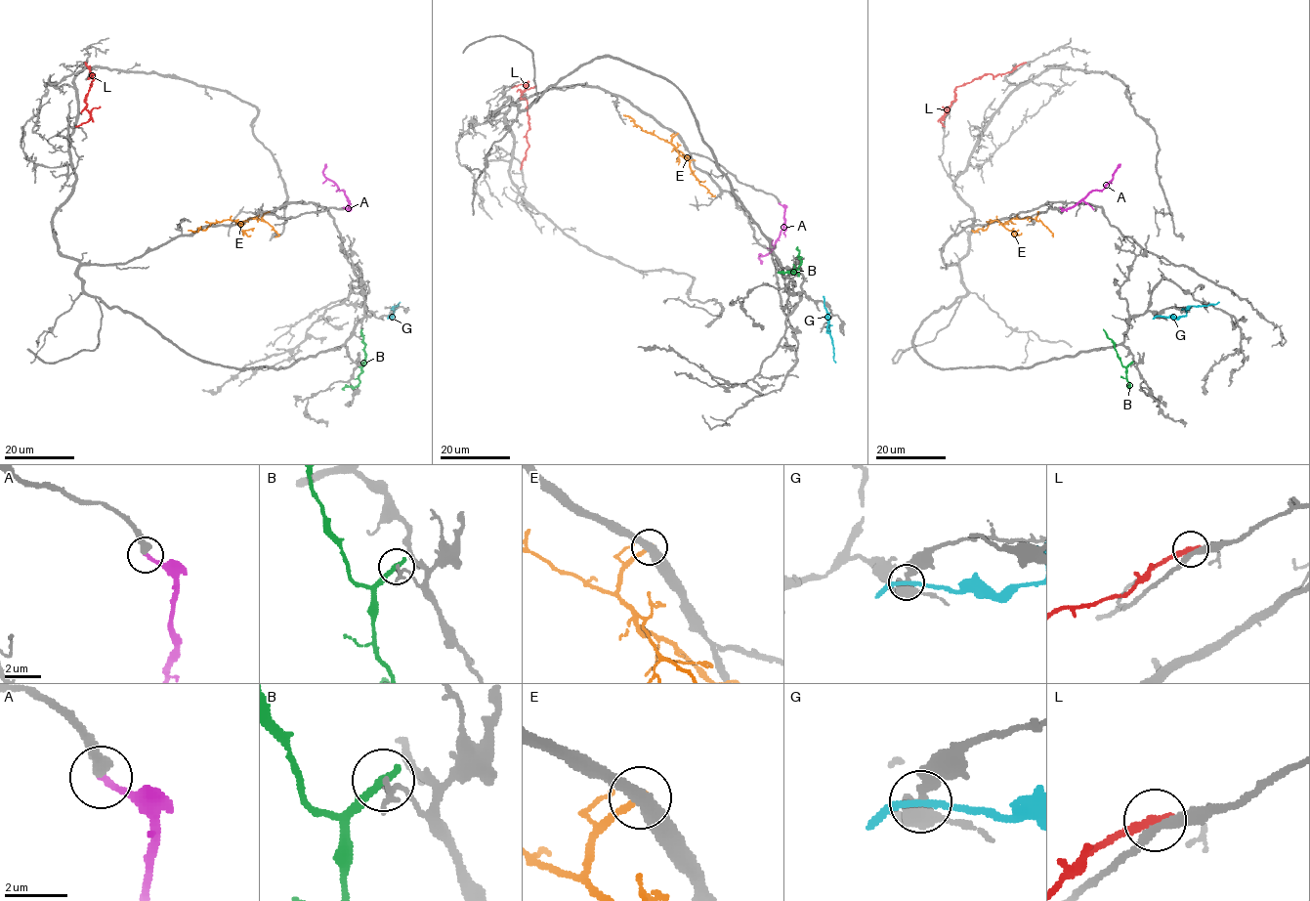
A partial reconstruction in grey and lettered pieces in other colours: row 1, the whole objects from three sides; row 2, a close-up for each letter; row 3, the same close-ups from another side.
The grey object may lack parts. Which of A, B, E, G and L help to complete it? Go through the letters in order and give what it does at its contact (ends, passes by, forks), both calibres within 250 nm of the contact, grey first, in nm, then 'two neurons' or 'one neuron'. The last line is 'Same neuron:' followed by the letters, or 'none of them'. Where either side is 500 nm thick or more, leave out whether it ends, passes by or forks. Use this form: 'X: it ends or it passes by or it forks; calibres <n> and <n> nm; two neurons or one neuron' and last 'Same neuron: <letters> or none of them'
A: it ends; calibres 460 and 240 nm; one neuron
B: it ends; calibres 130 and 360 nm; two neurons
E: it ends; calibres 400 and 220 nm; two neurons
G: it passes by; calibres 240 and 200 nm; two neurons
L: it ends; calibres 320 and 280 nm; two neurons
Same neuron: A

